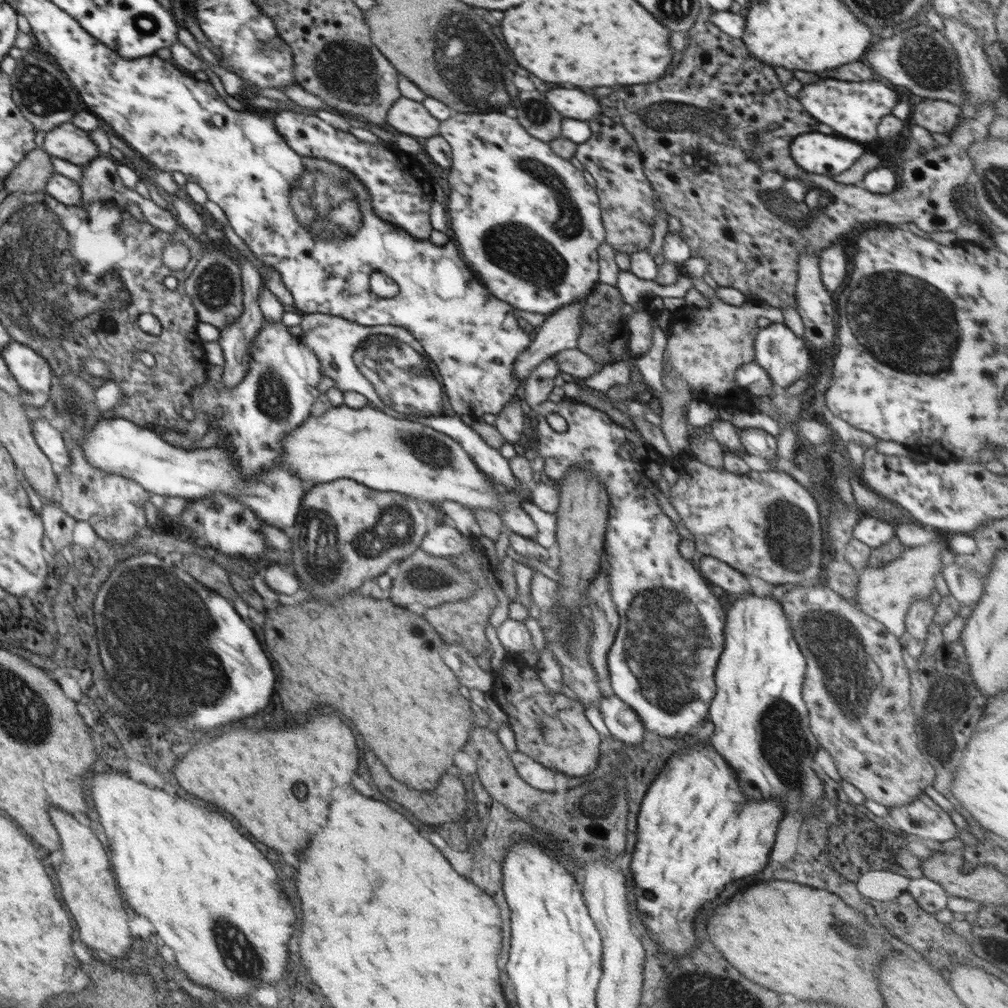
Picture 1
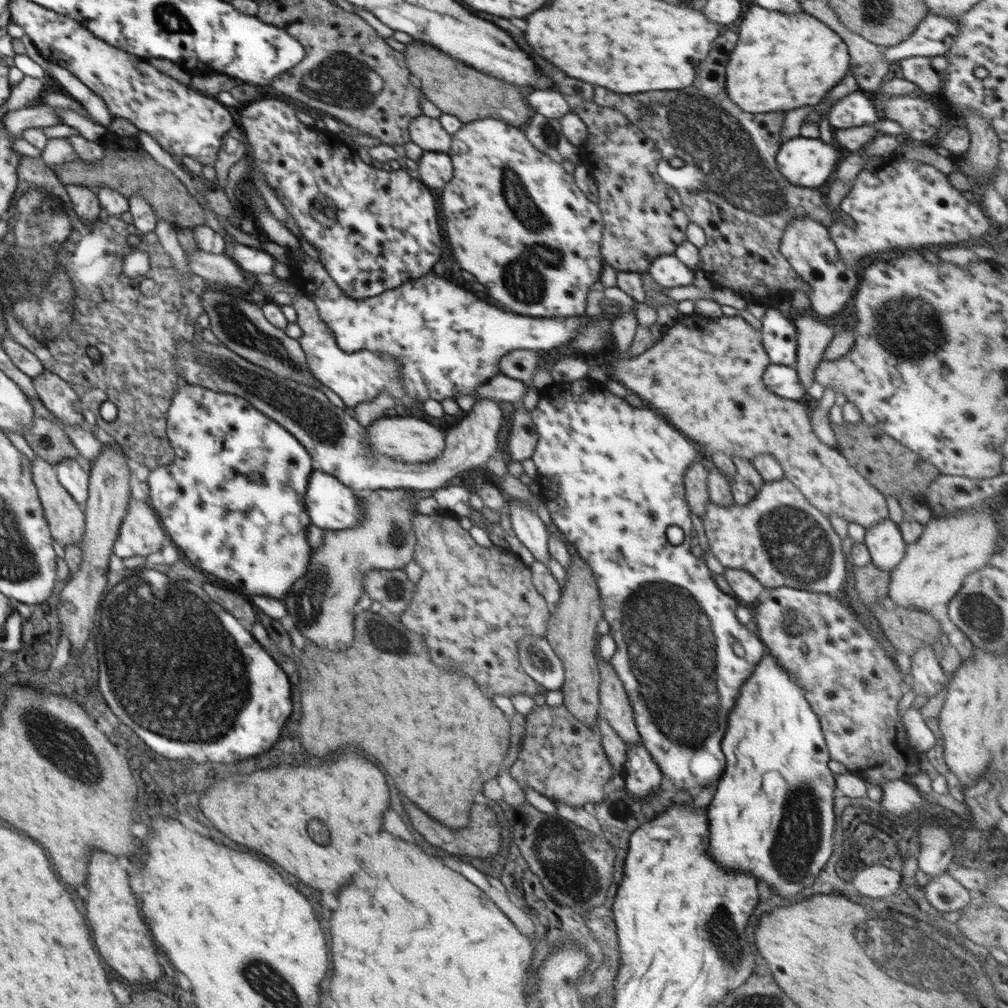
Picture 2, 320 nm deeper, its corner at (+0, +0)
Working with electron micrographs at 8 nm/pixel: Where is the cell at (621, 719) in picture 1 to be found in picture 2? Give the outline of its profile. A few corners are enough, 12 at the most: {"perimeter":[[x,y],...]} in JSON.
{"perimeter":[[640,742],[628,746],[625,788],[657,796],[662,772]]}

